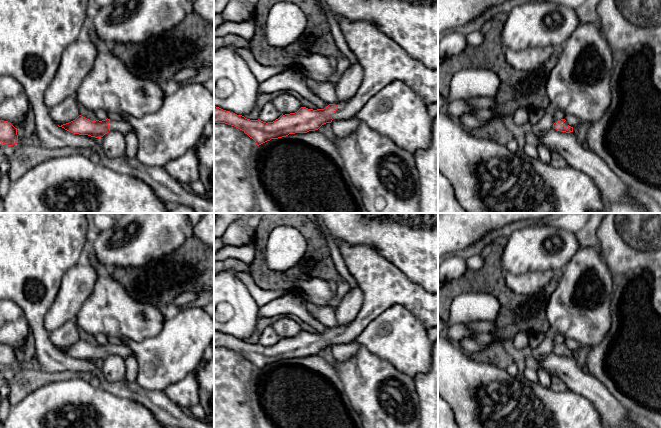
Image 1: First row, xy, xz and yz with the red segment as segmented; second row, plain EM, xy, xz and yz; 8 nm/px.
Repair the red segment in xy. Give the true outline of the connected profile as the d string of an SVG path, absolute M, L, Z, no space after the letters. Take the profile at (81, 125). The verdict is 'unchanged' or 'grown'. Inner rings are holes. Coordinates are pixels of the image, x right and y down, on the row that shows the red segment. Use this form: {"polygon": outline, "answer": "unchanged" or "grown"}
{"polygon": "M81 115L59 127L73 134L88 135L95 138L101 138L109 131L119 131L123 134L135 131L134 127L126 120L110 120L107 118L102 121L91 121Z", "answer": "grown"}

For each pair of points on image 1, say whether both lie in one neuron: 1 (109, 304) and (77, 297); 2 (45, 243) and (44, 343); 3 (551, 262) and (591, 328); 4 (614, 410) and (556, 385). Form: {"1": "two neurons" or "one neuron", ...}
{"1": "two neurons", "2": "one neuron", "3": "two neurons", "4": "two neurons"}

